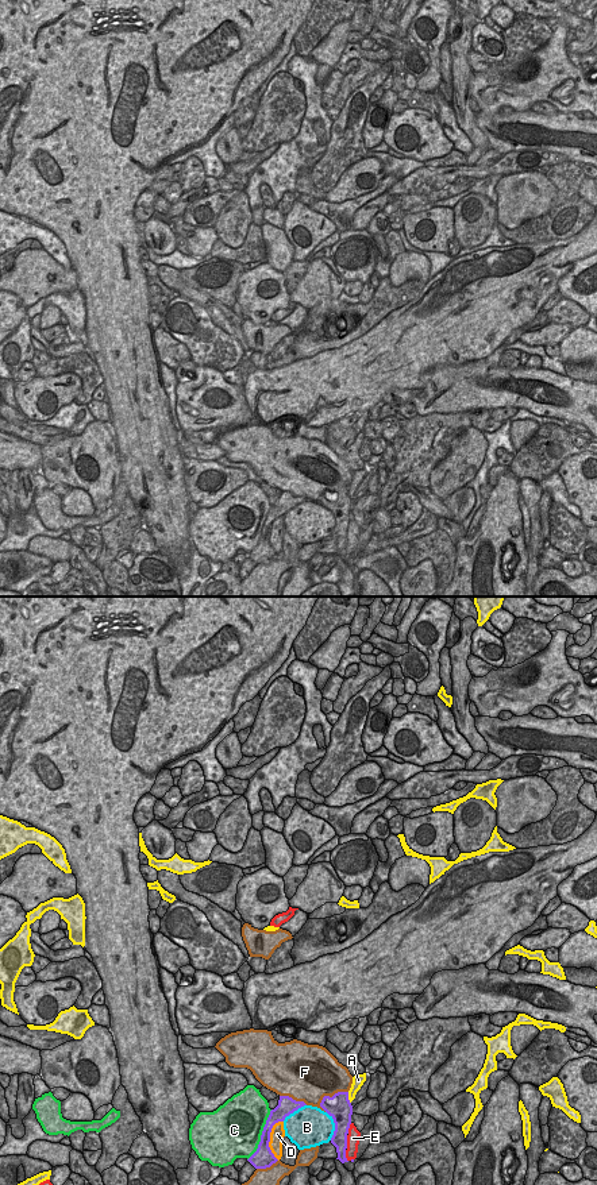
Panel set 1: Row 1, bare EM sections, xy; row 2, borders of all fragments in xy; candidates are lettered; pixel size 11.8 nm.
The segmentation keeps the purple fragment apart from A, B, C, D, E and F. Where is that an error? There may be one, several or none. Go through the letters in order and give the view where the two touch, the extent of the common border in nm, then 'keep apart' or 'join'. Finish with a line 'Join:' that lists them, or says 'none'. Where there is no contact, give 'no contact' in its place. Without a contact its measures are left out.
A: contact in xy; length 150 nm; keep apart
B: contact in xy; length 360 nm; keep apart
C: contact in xy; length 650 nm; keep apart
D: contact in xy; length 480 nm; keep apart
E: contact in xy; length 160 nm; keep apart
F: contact in xy; length 400 nm; keep apart
Join: none

